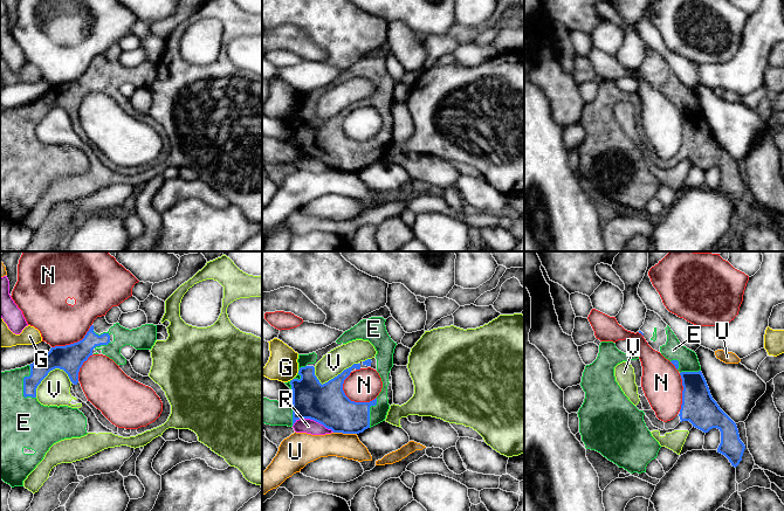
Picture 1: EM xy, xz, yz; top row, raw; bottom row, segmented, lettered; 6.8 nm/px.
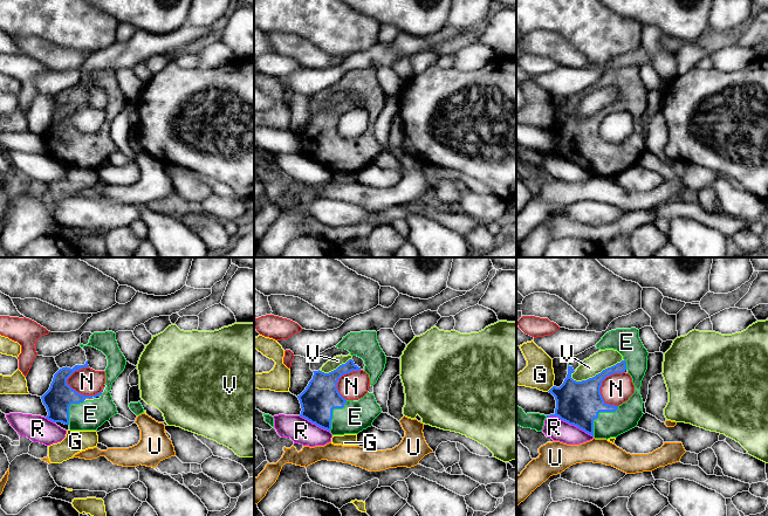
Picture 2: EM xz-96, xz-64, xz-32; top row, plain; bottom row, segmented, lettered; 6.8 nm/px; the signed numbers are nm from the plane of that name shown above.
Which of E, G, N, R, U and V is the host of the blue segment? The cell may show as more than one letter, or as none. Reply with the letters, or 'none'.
E

